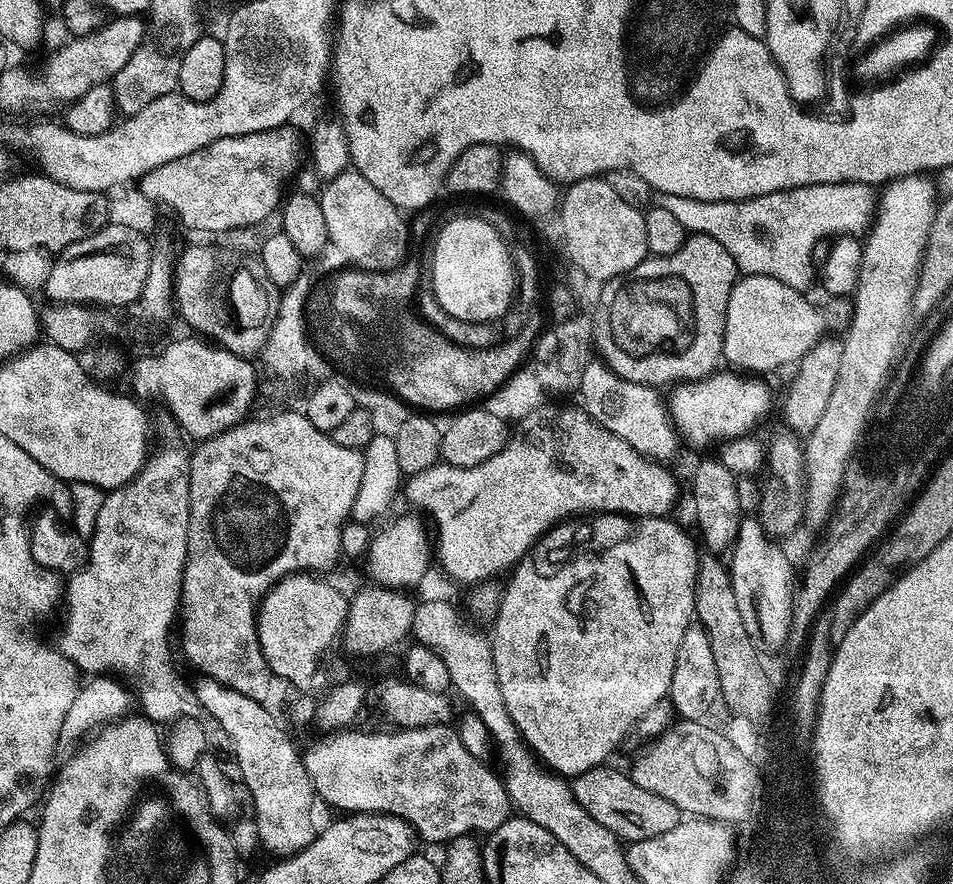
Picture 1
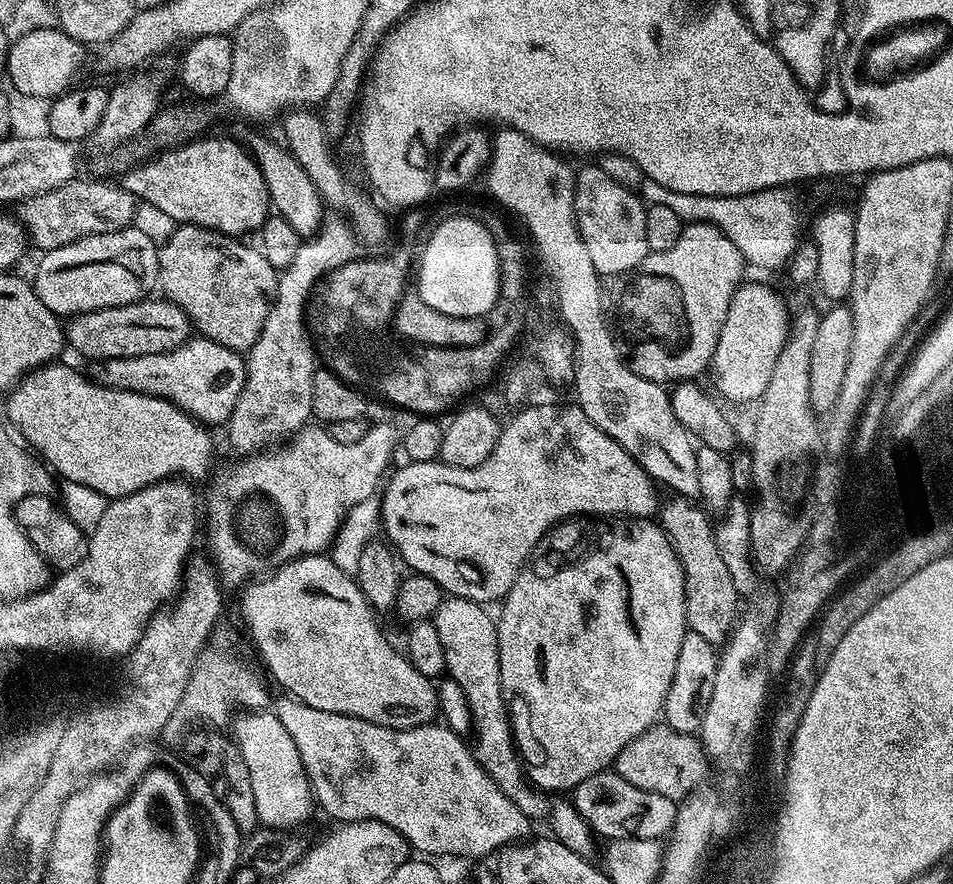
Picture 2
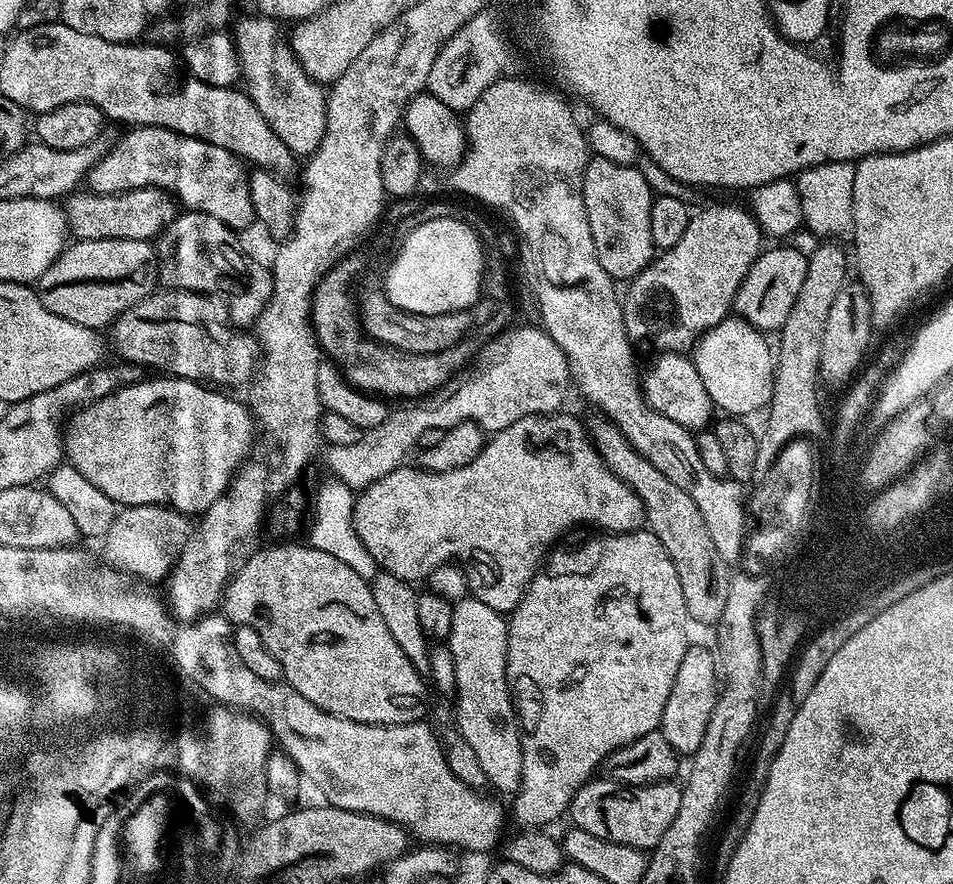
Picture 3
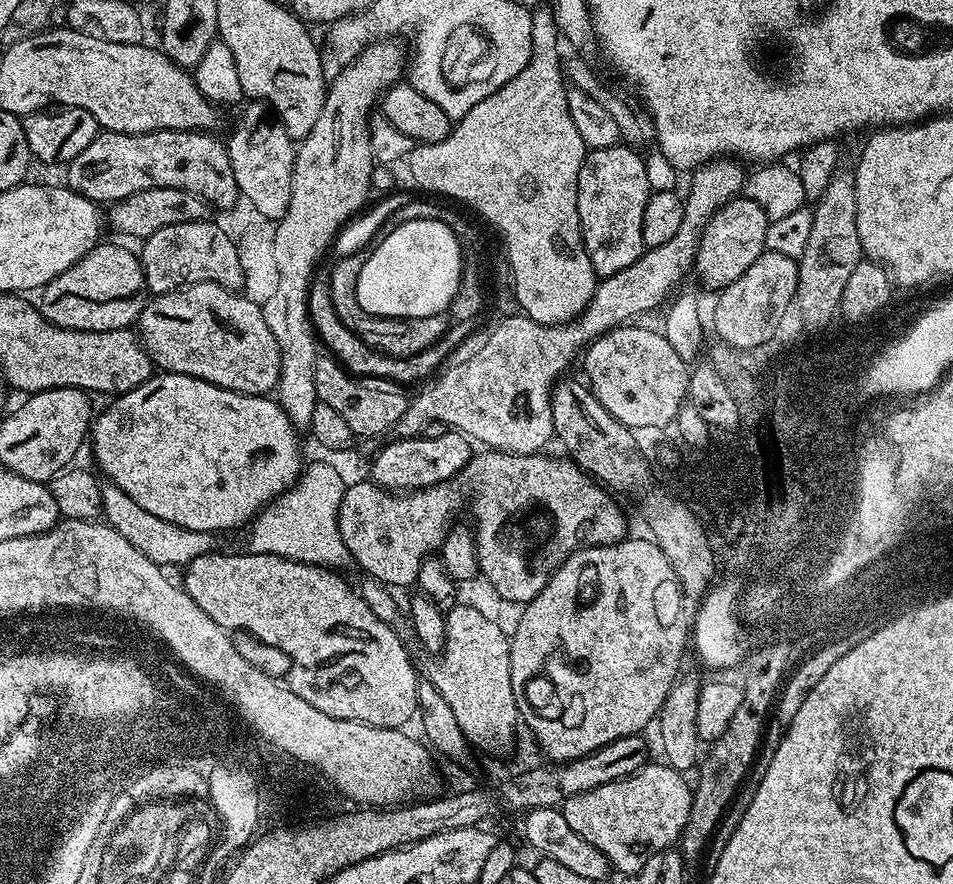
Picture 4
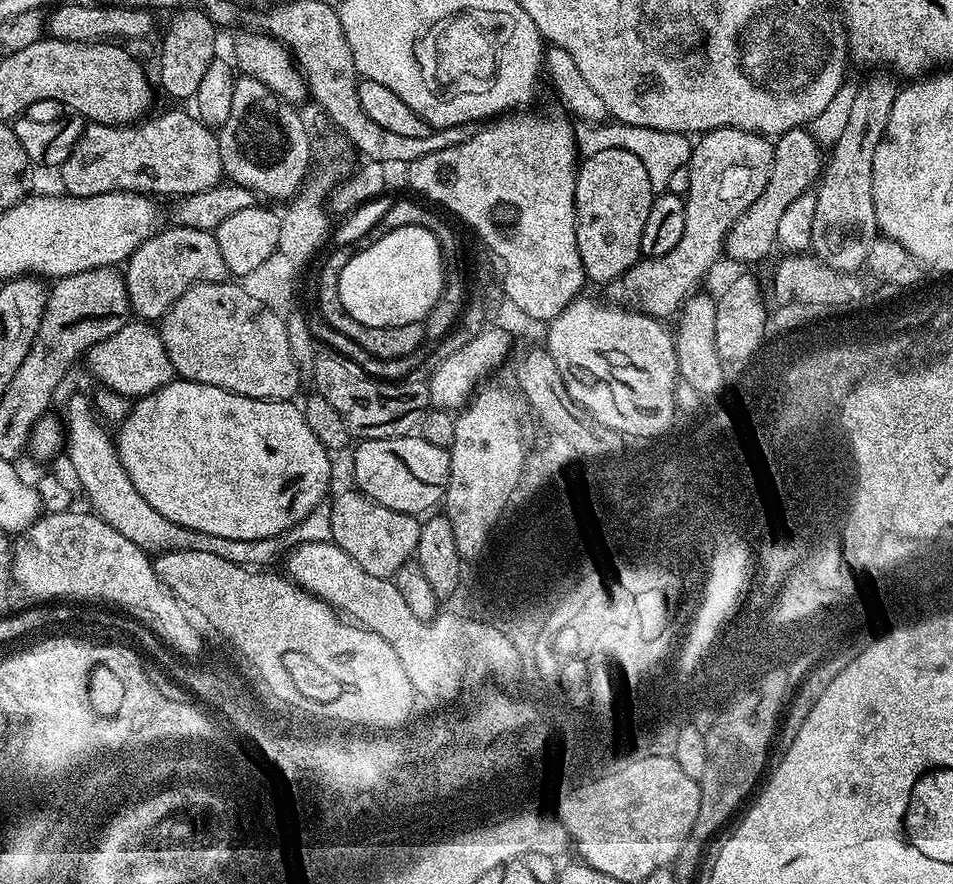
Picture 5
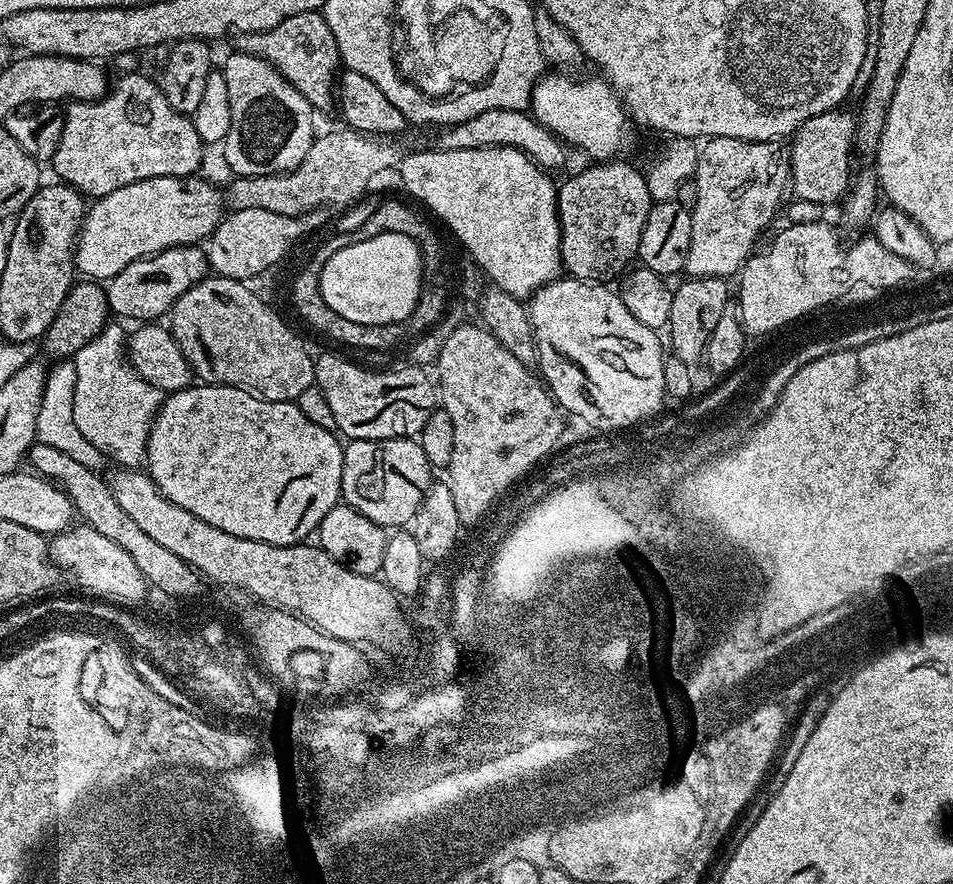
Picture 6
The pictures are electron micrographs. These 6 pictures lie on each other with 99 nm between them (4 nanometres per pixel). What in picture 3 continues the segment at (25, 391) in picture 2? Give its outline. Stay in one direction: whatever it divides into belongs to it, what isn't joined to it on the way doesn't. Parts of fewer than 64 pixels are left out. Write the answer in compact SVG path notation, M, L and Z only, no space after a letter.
M160 374L157 380L141 378L117 392L75 409L67 417L64 454L87 481L102 490L117 506L164 504L189 518L203 514L232 484L232 477L249 459L254 447L256 421L243 399L235 400L227 391L215 392L199 380L182 380L179 376Z

